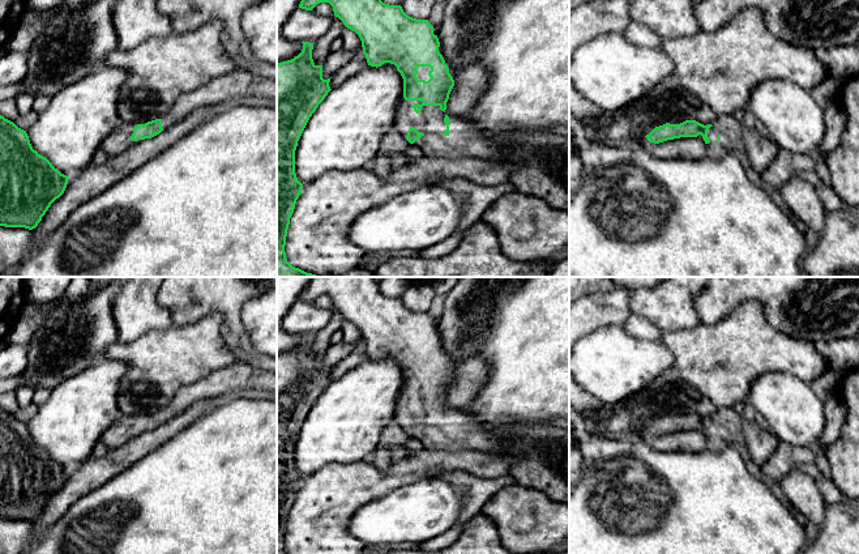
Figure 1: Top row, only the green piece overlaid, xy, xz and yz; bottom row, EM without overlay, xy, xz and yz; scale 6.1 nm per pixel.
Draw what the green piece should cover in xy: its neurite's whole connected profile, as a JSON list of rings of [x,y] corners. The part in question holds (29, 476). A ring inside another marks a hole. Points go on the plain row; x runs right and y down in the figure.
[[[0,408],[0,519],[35,521],[68,473],[33,442],[26,423]]]

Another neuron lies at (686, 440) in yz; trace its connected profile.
[[[680,430],[650,439],[649,444],[662,452],[700,452],[713,442],[700,430]]]

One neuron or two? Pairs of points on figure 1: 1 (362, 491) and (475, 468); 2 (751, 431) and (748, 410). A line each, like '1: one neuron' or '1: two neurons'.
1: one neuron
2: two neurons

